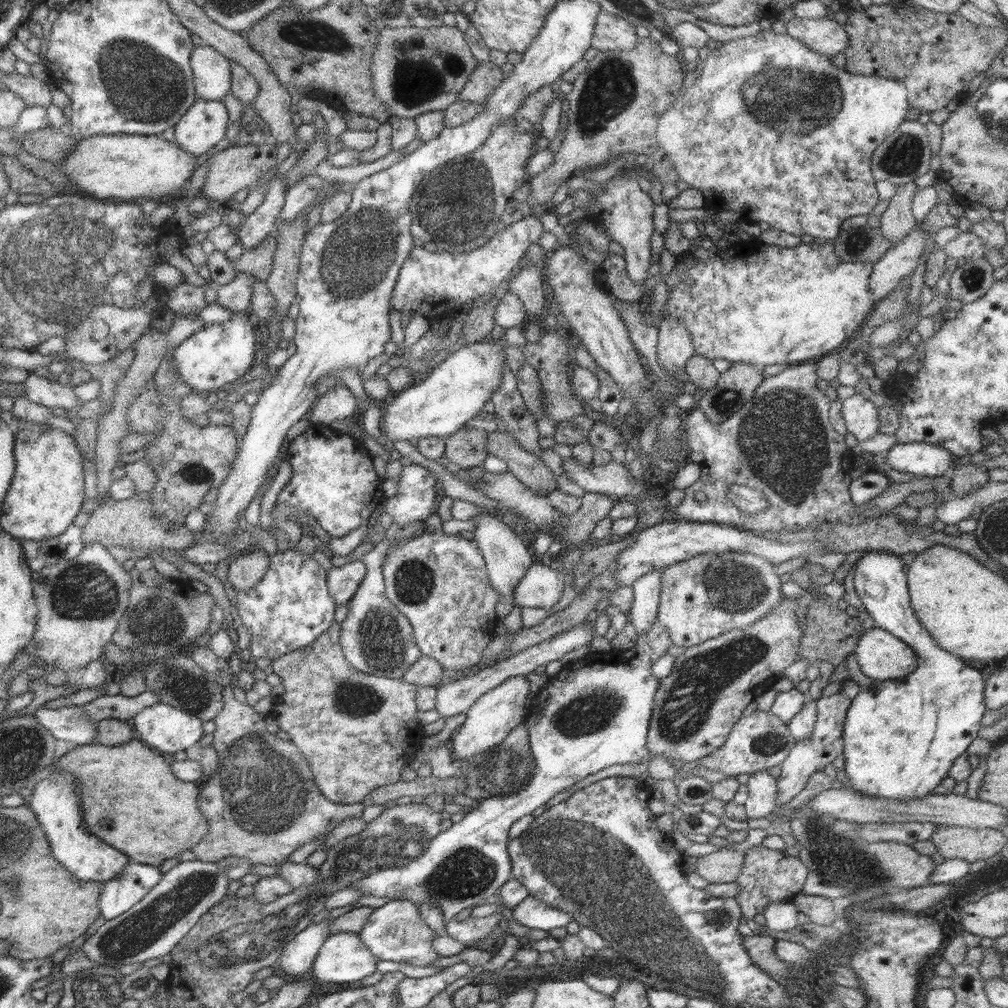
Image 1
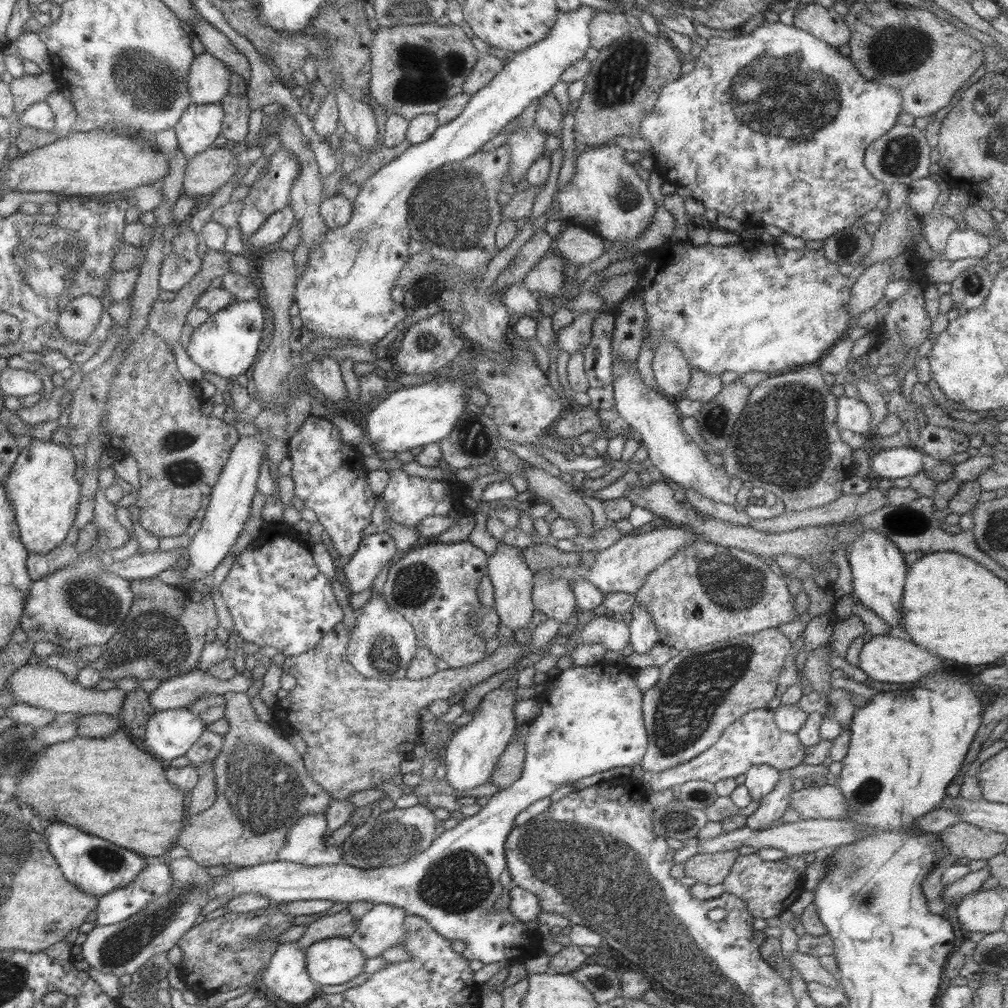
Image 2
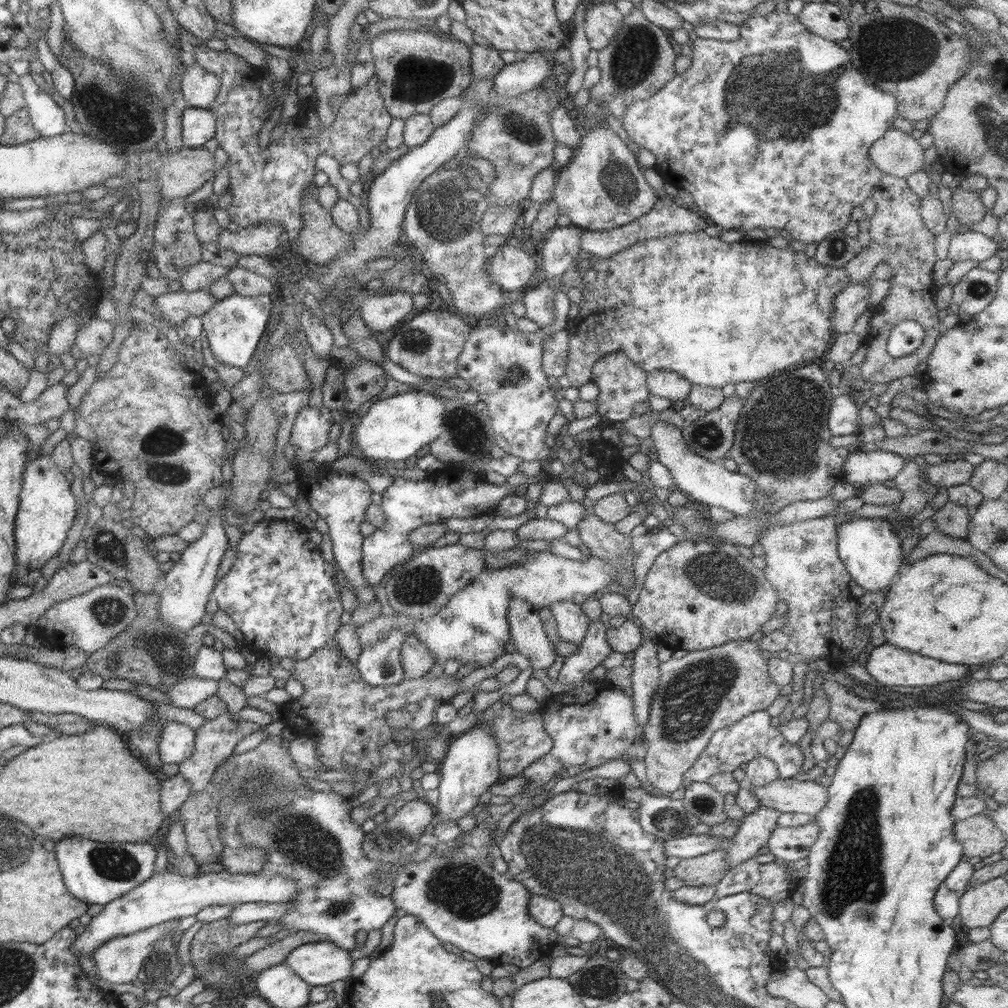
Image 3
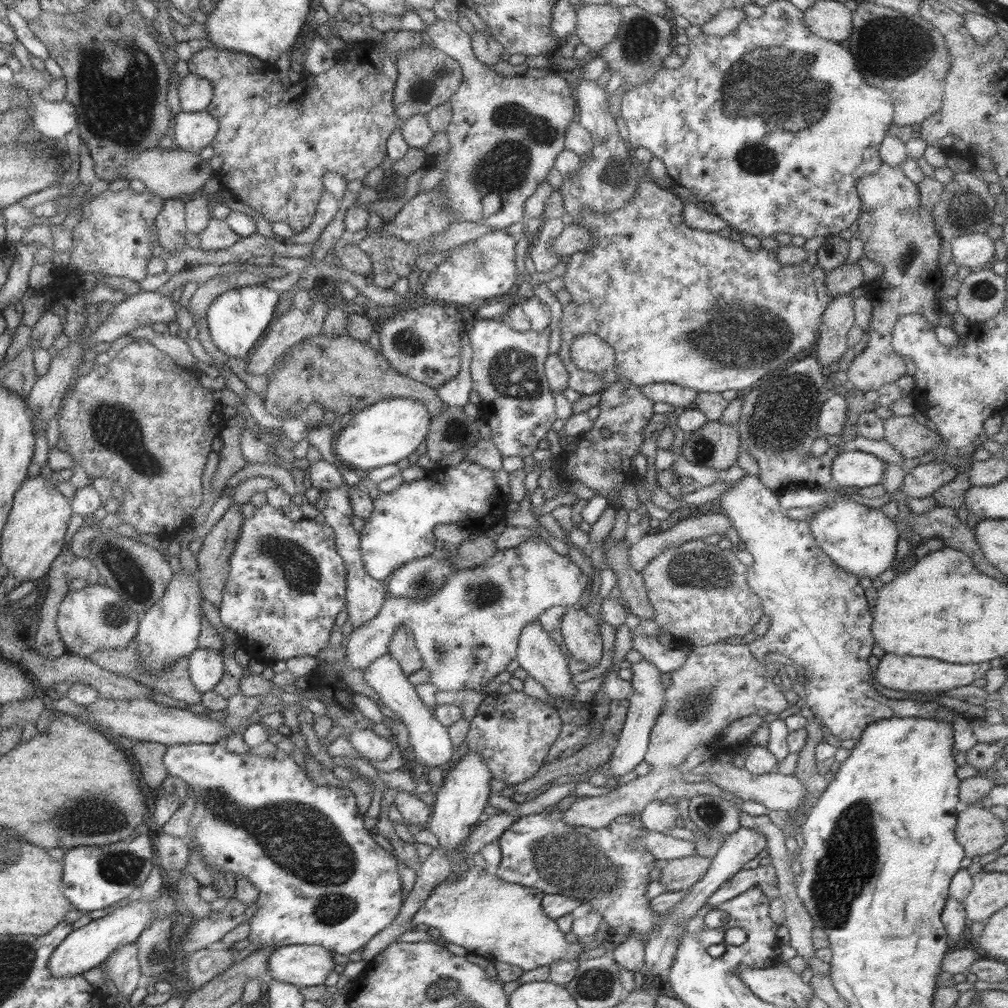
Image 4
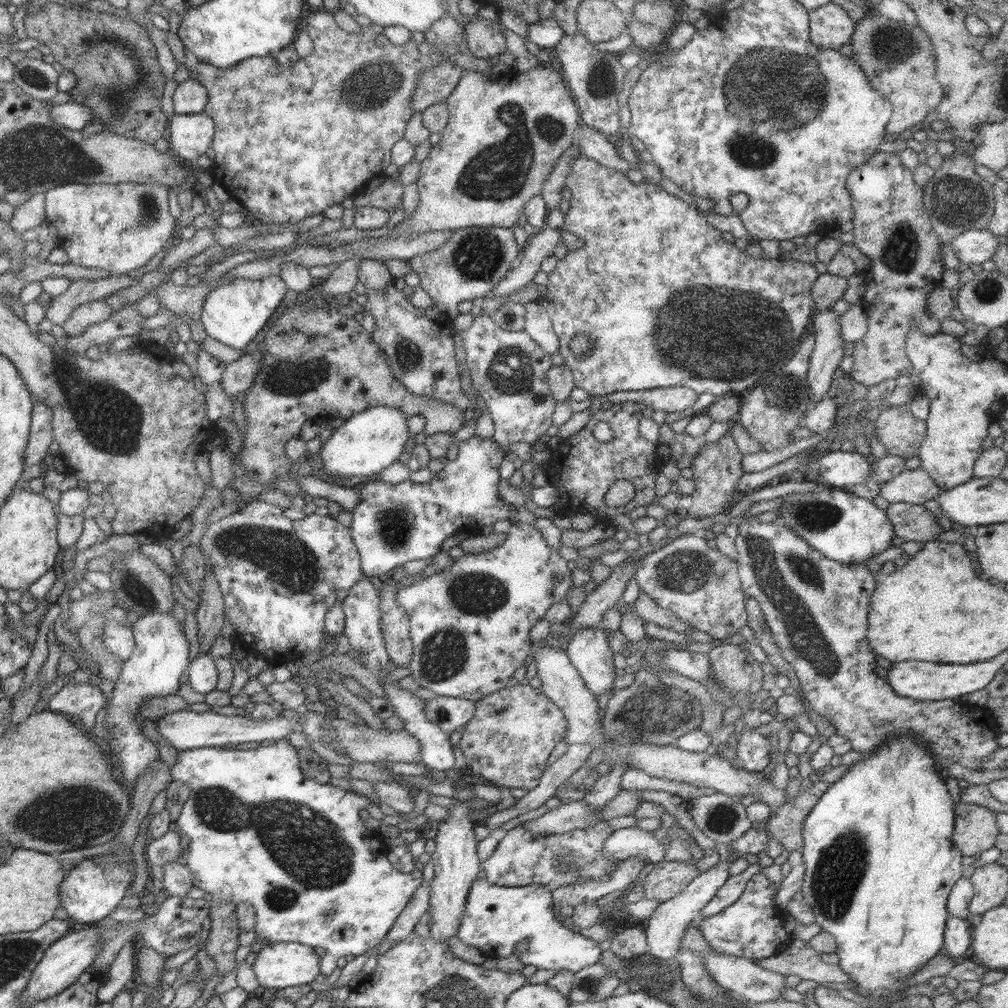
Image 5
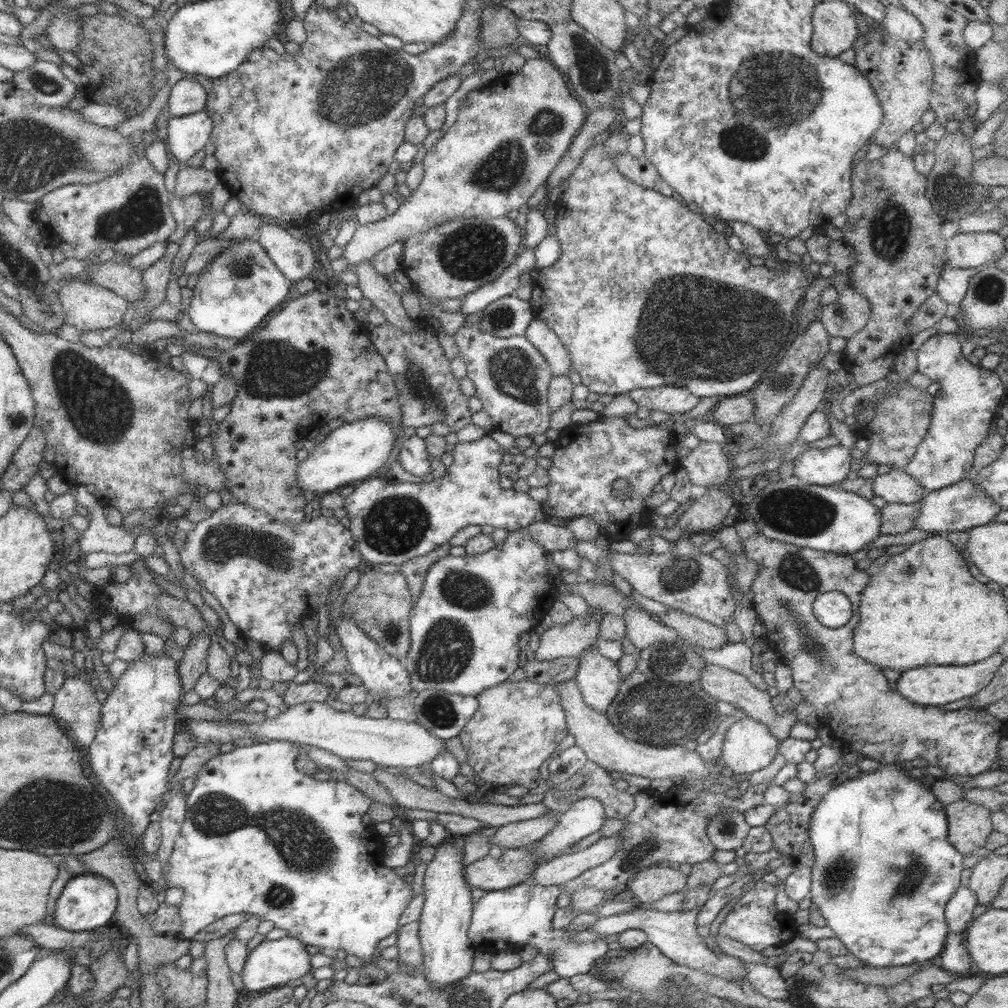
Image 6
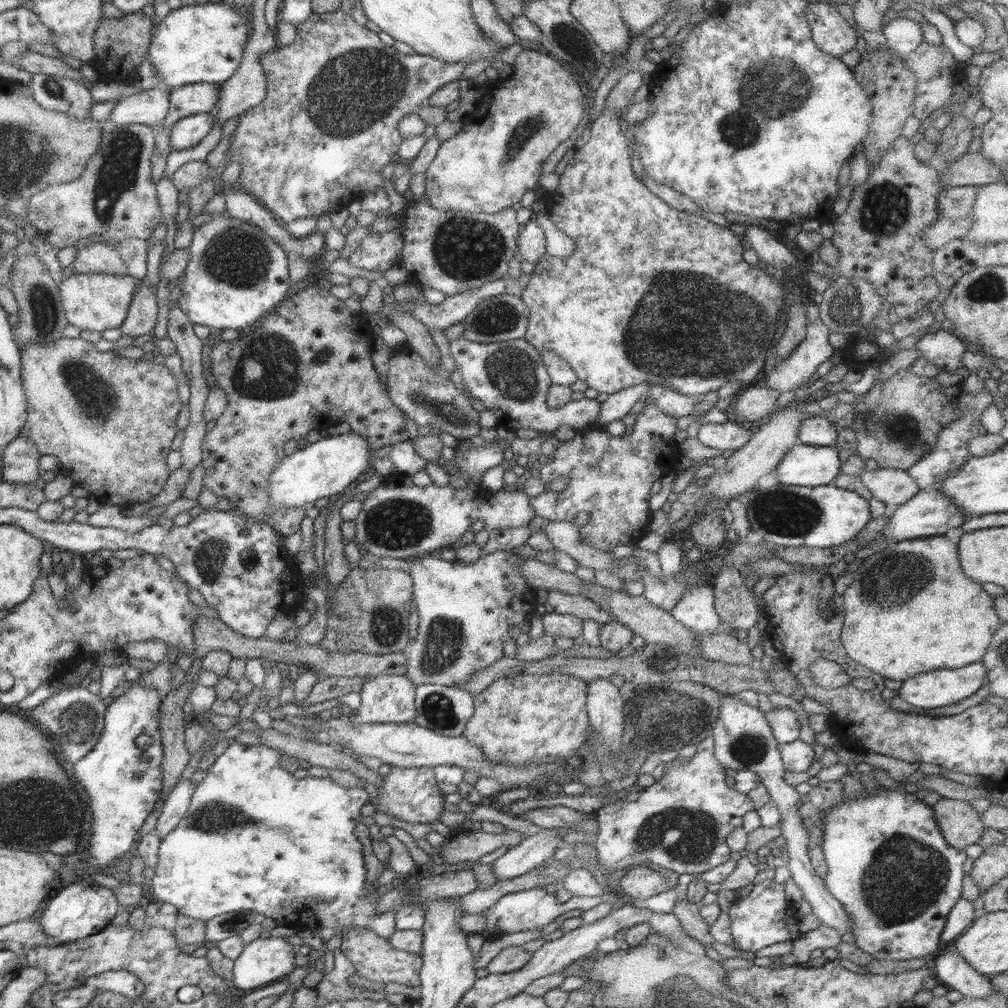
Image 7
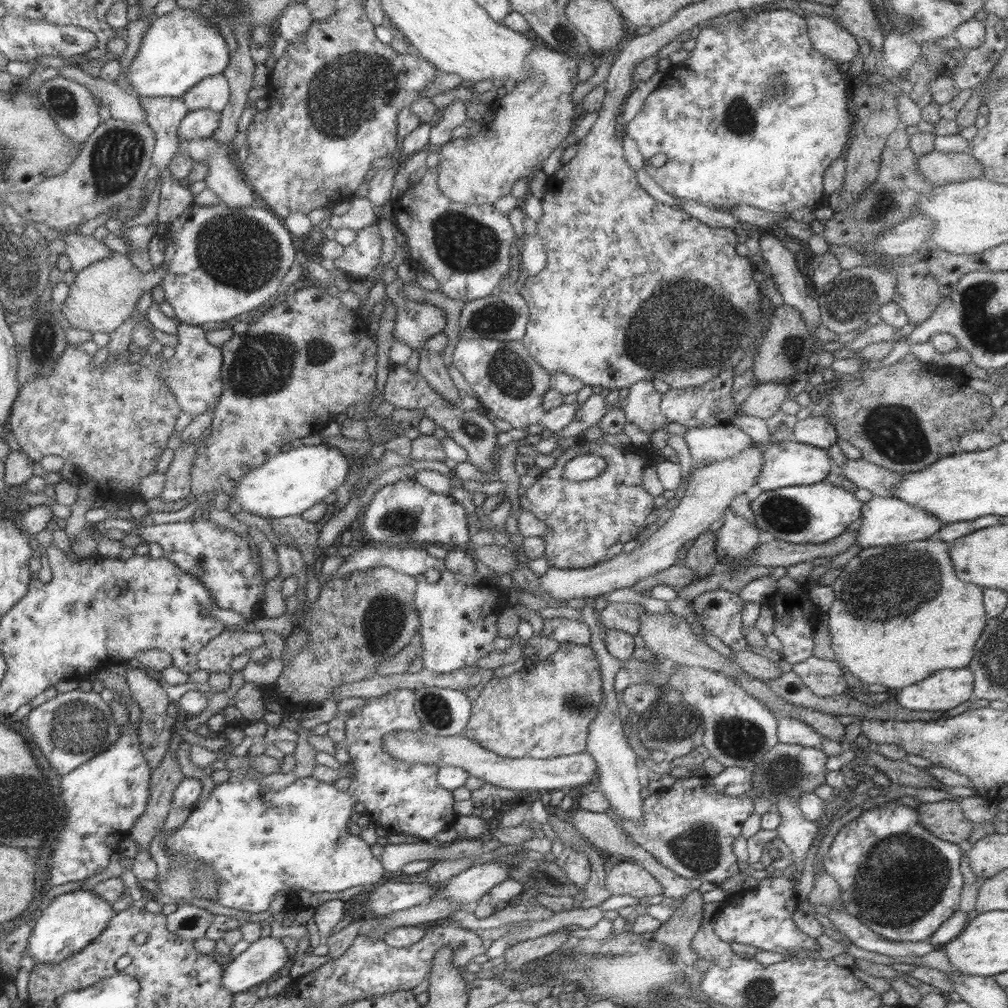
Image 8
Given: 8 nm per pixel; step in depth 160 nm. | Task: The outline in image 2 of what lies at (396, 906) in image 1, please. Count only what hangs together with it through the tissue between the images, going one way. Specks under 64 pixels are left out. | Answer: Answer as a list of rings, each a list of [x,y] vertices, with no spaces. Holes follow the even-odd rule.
[[[385,904],[374,906],[371,911],[368,911],[360,918],[356,930],[348,939],[359,949],[366,959],[381,956],[387,948],[393,948],[394,946],[401,948],[407,936],[405,930],[401,928],[403,927],[405,916],[407,915],[401,908]]]

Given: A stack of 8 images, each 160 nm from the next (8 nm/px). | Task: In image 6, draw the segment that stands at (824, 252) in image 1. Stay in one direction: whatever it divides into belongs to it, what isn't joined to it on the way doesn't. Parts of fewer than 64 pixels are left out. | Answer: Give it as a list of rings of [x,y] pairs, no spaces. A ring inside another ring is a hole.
[[[612,129],[611,135],[605,141],[590,146],[583,153],[579,165],[573,169],[569,178],[566,178],[567,189],[555,202],[557,220],[555,236],[561,252],[558,261],[547,268],[541,268],[538,279],[532,282],[528,301],[532,306],[534,318],[544,322],[545,326],[557,335],[568,352],[571,365],[581,378],[580,384],[586,386],[589,392],[617,396],[635,389],[664,385],[684,387],[687,392],[699,399],[713,396],[729,397],[749,392],[764,375],[768,374],[770,368],[779,363],[784,353],[783,344],[795,322],[793,312],[795,308],[799,308],[806,286],[810,283],[803,273],[803,265],[782,261],[778,262],[775,269],[768,269],[764,265],[753,266],[749,263],[748,257],[729,248],[725,235],[714,231],[713,227],[701,218],[701,214],[693,213],[681,201],[663,196],[656,190],[639,186],[623,178],[615,169],[612,158],[626,151],[628,138],[628,132],[614,133]]]

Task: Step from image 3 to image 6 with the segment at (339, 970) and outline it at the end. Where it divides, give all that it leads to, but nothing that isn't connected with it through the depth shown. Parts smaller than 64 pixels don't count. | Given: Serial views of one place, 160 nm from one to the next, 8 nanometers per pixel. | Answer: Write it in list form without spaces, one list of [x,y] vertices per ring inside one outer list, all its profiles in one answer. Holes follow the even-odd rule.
[[[286,936],[277,940],[261,941],[247,955],[240,975],[244,992],[264,992],[274,987],[284,986],[290,980],[301,979],[310,972],[310,955],[304,944],[297,938]]]

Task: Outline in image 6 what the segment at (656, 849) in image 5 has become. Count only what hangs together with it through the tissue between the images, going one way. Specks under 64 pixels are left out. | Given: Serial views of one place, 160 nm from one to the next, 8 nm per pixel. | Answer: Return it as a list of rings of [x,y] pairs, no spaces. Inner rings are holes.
[[[615,835],[601,836],[597,842],[593,842],[587,848],[581,848],[572,853],[563,853],[541,862],[541,865],[531,873],[529,880],[541,886],[562,887],[565,882],[611,859],[617,851],[619,851],[619,839]]]

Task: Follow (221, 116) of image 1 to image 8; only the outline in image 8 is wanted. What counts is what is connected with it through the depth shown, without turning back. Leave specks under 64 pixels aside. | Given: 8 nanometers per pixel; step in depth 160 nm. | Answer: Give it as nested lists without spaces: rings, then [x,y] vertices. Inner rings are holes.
[[[189,110],[180,120],[176,130],[178,140],[184,138],[207,138],[218,127],[220,113],[211,110]]]

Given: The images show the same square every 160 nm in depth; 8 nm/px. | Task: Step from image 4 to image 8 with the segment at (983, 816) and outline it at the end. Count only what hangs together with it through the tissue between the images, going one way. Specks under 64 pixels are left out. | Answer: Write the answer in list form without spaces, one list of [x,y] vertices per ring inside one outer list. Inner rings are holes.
[[[943,799],[920,803],[915,810],[918,812],[921,826],[945,842],[957,845],[971,834],[972,822],[965,818],[957,801]]]

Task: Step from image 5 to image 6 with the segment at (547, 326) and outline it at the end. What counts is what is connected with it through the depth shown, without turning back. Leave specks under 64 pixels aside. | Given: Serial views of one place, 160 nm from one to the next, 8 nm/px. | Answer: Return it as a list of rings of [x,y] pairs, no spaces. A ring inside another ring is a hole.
[[[533,319],[526,328],[525,338],[542,354],[552,376],[565,376],[571,365],[567,350],[557,335],[544,322]]]

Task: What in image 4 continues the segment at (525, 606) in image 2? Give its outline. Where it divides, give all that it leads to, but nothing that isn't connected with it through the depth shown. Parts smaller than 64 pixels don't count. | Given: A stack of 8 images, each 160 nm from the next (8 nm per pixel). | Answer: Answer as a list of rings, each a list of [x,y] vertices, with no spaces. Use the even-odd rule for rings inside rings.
[[[531,621],[521,627],[517,637],[517,664],[525,670],[529,677],[535,679],[550,694],[551,698],[560,696],[563,700],[574,702],[575,685],[571,684],[567,661],[560,648],[542,629],[539,621]]]

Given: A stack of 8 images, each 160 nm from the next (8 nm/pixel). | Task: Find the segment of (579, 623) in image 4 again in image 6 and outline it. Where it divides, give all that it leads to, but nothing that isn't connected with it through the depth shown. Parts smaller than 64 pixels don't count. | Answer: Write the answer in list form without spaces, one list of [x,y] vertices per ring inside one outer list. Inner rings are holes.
[[[595,645],[578,657],[574,681],[585,704],[604,714],[606,706],[615,698],[621,674],[617,665],[597,652]]]

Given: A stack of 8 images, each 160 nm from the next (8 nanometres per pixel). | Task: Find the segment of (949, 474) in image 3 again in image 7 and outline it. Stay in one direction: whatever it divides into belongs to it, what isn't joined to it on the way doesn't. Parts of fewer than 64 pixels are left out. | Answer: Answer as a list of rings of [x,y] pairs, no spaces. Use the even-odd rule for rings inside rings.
[[[891,467],[863,471],[859,478],[862,485],[872,494],[872,498],[885,505],[886,514],[893,513],[899,505],[921,490],[906,470]]]

